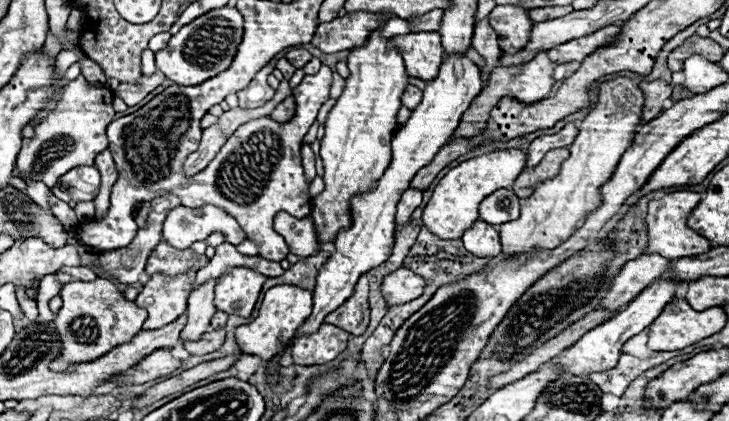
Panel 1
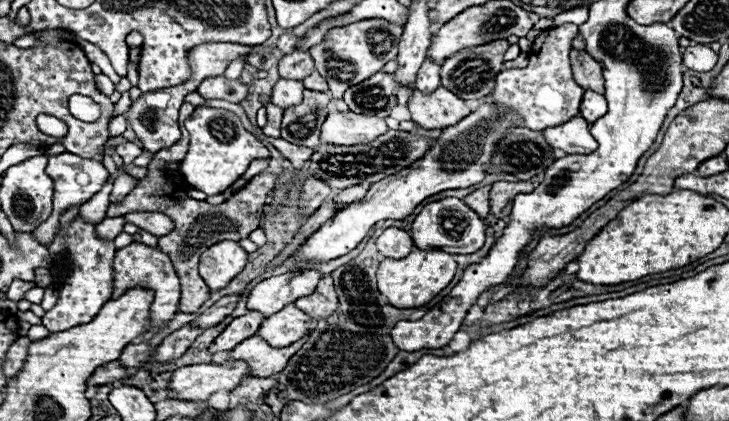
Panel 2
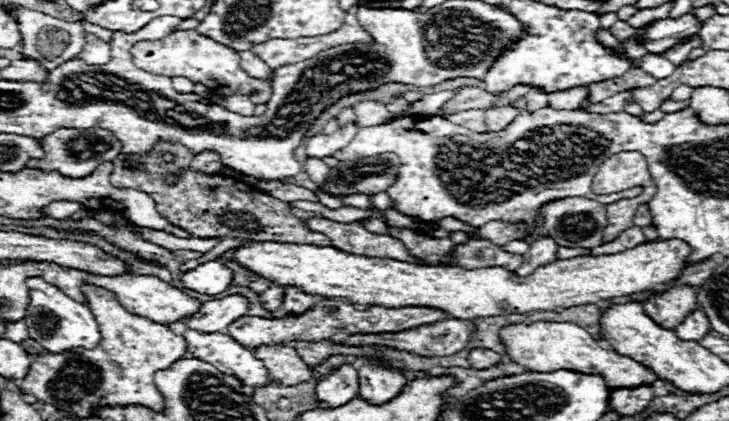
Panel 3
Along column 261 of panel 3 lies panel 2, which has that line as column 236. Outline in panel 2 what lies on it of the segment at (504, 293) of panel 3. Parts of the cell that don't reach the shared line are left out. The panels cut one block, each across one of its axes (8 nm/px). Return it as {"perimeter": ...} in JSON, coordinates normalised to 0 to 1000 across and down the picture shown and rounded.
{"perimeter":[[[305,570],[288,584],[274,608],[272,641],[288,689],[302,689],[316,670],[316,660],[326,656],[335,641],[337,618],[340,618],[340,599],[329,589],[326,575]]]}

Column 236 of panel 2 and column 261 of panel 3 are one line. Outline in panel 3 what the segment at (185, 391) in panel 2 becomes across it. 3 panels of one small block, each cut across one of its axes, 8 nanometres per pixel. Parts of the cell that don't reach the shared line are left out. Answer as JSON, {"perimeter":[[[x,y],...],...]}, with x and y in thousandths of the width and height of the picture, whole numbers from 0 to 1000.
{"perimeter":[[[261,779],[250,798],[255,803],[258,836],[266,841],[266,850],[294,865],[299,879],[313,884],[313,893],[321,893],[340,917],[362,917],[370,907],[359,855],[354,855],[318,798],[280,793]]]}

